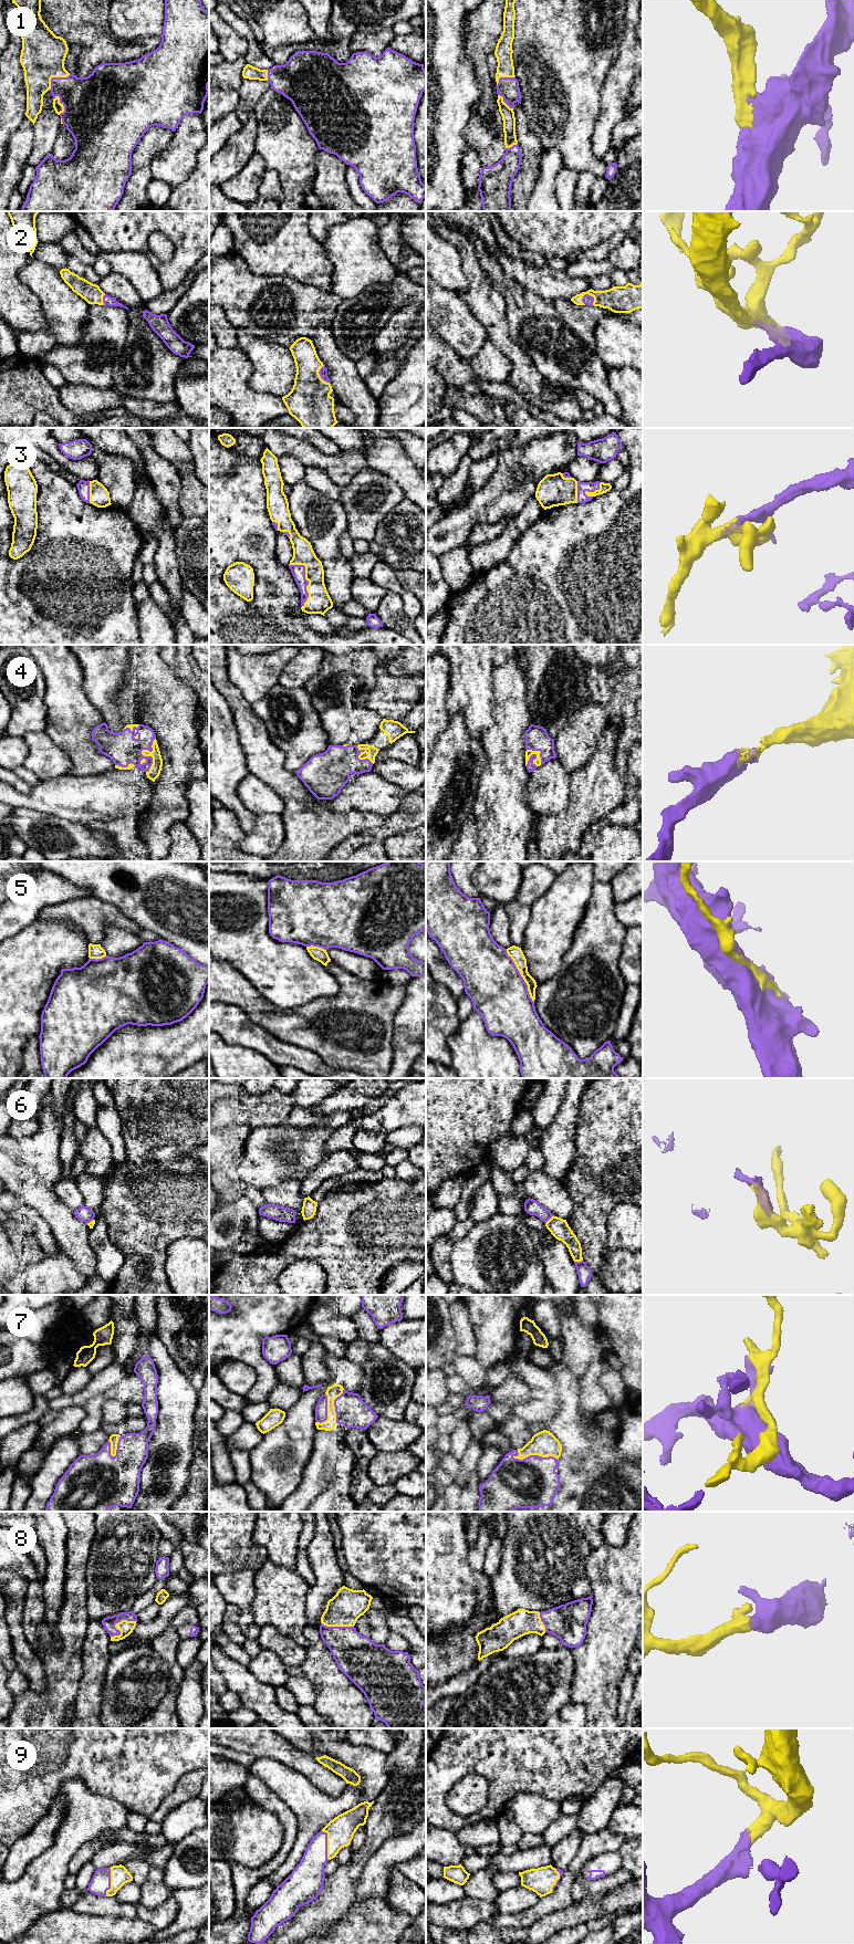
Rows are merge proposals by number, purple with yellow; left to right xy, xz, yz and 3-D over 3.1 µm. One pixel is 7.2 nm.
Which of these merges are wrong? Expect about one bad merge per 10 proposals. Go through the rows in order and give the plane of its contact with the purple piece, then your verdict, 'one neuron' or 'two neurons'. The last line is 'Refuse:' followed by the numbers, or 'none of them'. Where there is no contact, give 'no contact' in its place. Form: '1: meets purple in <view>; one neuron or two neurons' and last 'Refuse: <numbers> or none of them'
1: meets purple in xy; one neuron
2: meets purple in yz; one neuron
3: meets purple in xz; one neuron
4: meets purple in xy; one neuron
5: meets purple in yz; one neuron
6: meets purple in yz; two neurons
7: meets purple in yz; one neuron
8: meets purple in xy; one neuron
9: meets purple in xz; one neuron
Refuse: 6

